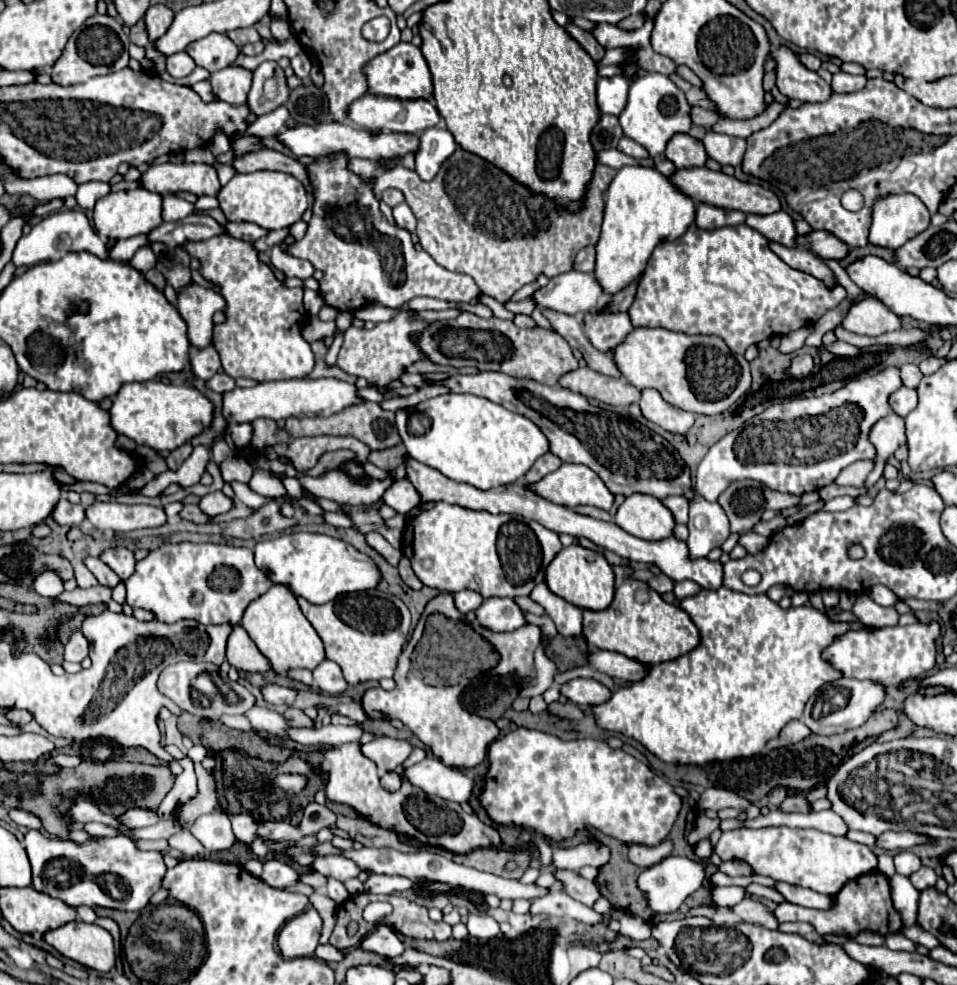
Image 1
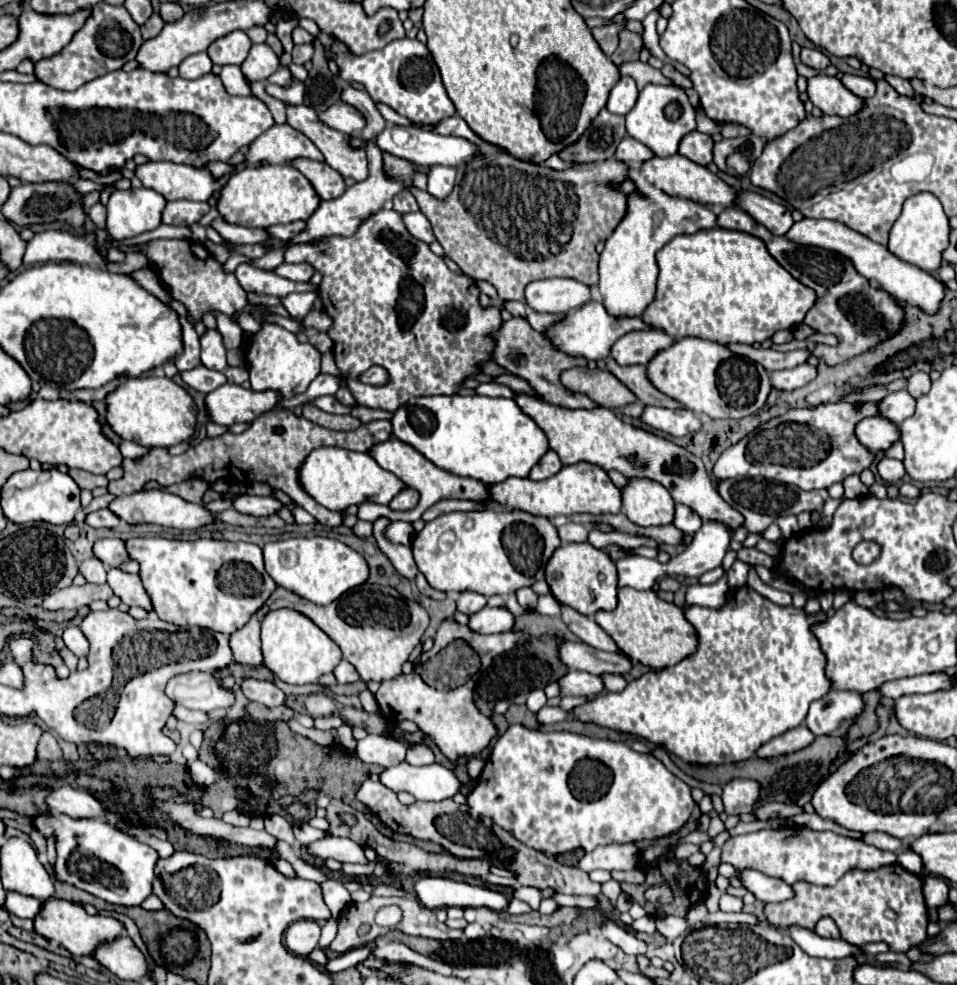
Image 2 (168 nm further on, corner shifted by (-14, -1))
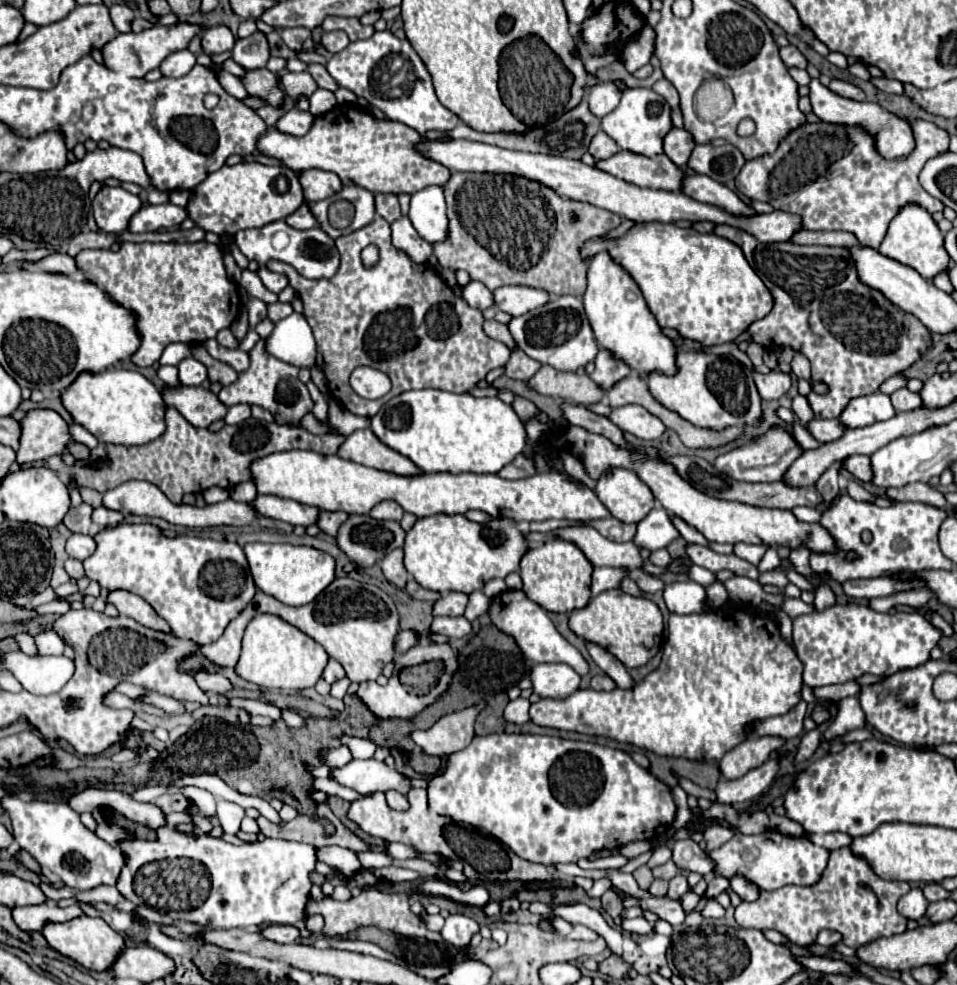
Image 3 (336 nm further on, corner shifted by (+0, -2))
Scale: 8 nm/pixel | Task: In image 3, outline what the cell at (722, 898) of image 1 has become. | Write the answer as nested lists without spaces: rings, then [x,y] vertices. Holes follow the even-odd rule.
[[[712,898],[712,900],[708,900],[708,904],[706,904],[706,908],[702,910],[702,914],[704,914],[706,918],[722,918],[722,916],[724,916],[724,908]]]

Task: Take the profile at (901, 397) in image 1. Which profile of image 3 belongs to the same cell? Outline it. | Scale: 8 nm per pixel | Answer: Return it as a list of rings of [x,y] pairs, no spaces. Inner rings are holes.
[[[876,392],[870,396],[850,400],[850,404],[844,408],[840,420],[848,428],[862,428],[862,426],[870,426],[880,420],[890,420],[894,416],[896,416],[896,410],[890,402],[890,396]]]

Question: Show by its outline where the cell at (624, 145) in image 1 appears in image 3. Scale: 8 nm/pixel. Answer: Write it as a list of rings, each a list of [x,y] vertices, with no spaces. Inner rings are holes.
[[[598,132],[594,136],[594,140],[590,142],[590,154],[596,160],[606,160],[606,156],[614,156],[614,152],[620,152],[618,144],[614,144],[614,140],[610,140],[610,136],[606,136],[604,132]]]

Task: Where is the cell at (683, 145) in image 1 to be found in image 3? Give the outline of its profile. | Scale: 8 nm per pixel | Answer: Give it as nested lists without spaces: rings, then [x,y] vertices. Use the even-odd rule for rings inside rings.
[[[672,128],[666,138],[664,138],[664,154],[676,164],[676,166],[686,166],[690,152],[694,150],[696,142],[686,130]]]

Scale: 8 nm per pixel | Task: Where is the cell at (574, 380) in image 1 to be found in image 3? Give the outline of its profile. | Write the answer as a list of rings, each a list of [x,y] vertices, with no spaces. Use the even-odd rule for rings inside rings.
[[[542,366],[528,384],[540,394],[562,398],[582,406],[592,406],[604,398],[602,388],[598,388],[598,384],[594,384],[588,374],[560,372],[550,366]]]

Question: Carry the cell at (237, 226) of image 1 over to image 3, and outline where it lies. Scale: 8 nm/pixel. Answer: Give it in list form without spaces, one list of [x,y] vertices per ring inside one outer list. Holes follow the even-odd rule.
[[[304,202],[294,214],[290,214],[288,218],[284,218],[284,222],[290,224],[292,228],[298,228],[298,230],[306,230],[306,228],[314,228],[314,226],[316,226],[316,220],[314,220],[314,216],[310,214],[306,202]]]

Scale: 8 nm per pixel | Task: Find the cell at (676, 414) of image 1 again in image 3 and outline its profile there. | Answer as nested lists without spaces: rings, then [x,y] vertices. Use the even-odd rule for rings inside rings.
[[[638,404],[614,408],[608,418],[620,430],[626,430],[642,440],[656,440],[666,432],[666,426],[662,424],[662,420],[658,420],[654,414],[646,412],[646,408],[642,408]]]

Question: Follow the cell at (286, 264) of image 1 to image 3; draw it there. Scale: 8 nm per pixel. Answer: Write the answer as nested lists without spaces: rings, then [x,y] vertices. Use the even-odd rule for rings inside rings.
[[[260,266],[256,274],[258,274],[260,280],[264,282],[264,286],[266,286],[270,292],[274,292],[274,294],[280,294],[280,292],[288,286],[286,276],[282,276],[282,274],[278,274],[278,272],[270,272],[266,266]]]

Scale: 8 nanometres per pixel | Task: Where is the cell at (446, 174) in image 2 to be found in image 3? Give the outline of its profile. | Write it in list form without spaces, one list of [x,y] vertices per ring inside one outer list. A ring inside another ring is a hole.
[[[424,188],[416,192],[410,202],[410,220],[412,226],[426,242],[440,242],[446,238],[446,202],[442,188]]]

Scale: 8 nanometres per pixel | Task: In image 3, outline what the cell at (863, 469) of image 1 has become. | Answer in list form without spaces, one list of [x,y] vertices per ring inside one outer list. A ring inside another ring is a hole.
[[[848,480],[848,494],[850,494],[854,500],[872,500],[870,492],[864,490],[856,480]]]

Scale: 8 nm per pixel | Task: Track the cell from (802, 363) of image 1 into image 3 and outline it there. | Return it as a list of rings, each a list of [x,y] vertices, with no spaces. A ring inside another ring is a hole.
[[[770,370],[768,374],[754,372],[754,382],[758,386],[762,400],[778,400],[782,394],[790,390],[792,376],[782,370]]]

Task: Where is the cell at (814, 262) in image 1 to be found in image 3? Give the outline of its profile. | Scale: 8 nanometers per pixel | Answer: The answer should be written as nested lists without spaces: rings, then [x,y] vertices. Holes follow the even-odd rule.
[[[716,224],[714,232],[742,248],[750,266],[756,270],[756,274],[760,274],[760,278],[764,280],[764,284],[770,288],[774,296],[772,312],[766,318],[756,320],[748,328],[752,342],[758,342],[768,350],[792,346],[794,350],[798,350],[810,360],[812,380],[822,380],[830,386],[830,392],[826,396],[818,396],[814,392],[808,394],[808,402],[816,418],[838,418],[842,414],[842,408],[846,408],[850,400],[866,394],[874,394],[886,378],[914,364],[920,358],[920,354],[930,346],[930,330],[916,316],[902,312],[898,306],[888,302],[880,292],[864,286],[858,280],[854,260],[850,258],[846,248],[800,246],[790,242],[762,244],[748,232],[742,232],[740,228],[730,228],[728,224]],[[814,310],[820,310],[820,320],[826,326],[826,332],[822,334],[816,334],[810,328],[810,314]]]

